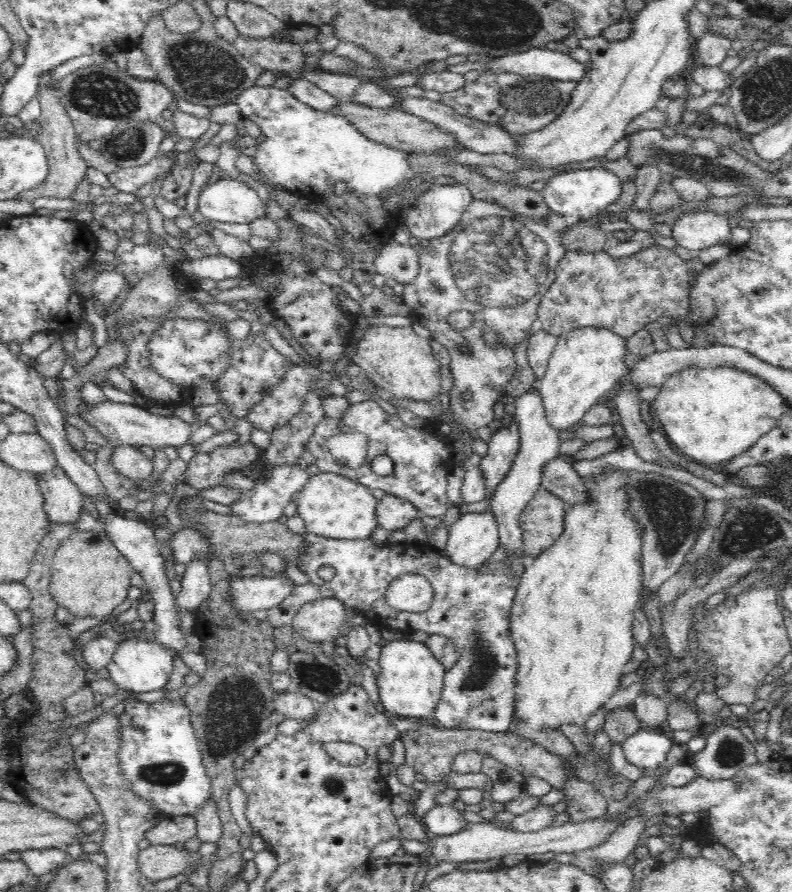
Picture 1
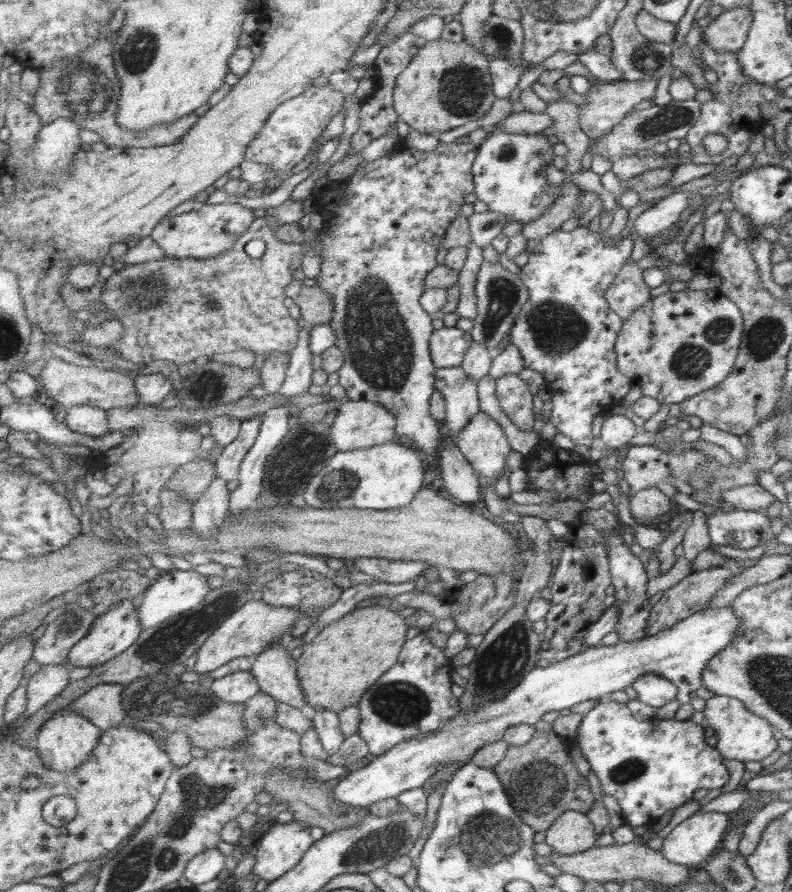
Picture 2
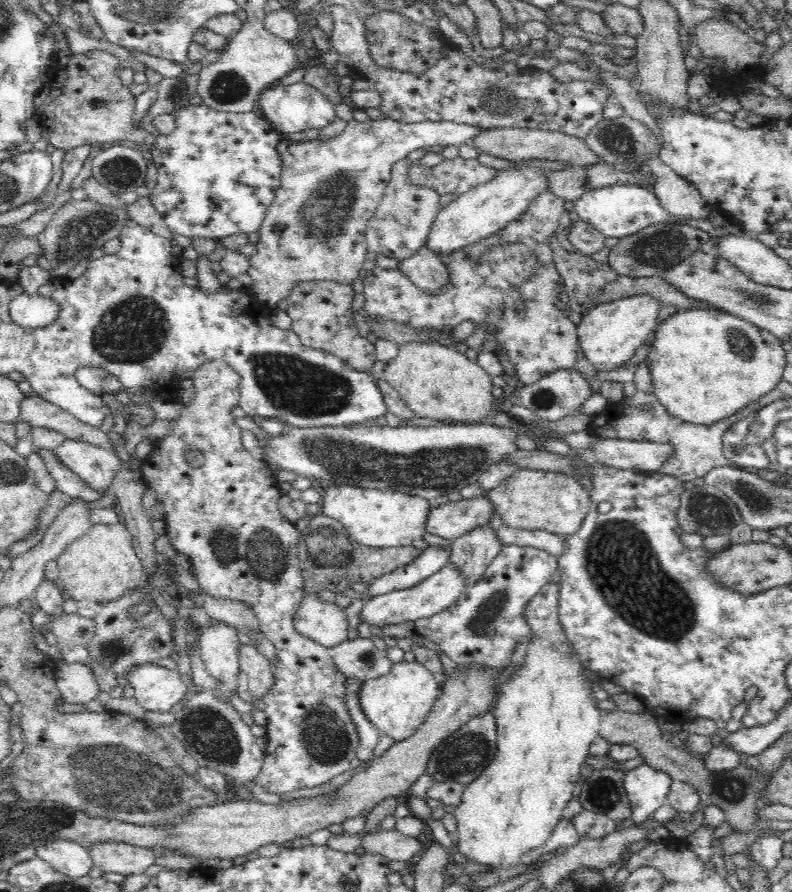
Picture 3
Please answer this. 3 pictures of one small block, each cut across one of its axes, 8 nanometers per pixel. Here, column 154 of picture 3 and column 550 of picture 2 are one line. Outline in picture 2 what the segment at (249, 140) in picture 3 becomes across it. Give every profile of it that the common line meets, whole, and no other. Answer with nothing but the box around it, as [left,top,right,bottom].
[474,127,562,223]

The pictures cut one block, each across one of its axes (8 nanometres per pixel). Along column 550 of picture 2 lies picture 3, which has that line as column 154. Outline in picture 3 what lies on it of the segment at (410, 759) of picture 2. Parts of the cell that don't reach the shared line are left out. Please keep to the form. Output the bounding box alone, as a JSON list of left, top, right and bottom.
[128,663,188,712]

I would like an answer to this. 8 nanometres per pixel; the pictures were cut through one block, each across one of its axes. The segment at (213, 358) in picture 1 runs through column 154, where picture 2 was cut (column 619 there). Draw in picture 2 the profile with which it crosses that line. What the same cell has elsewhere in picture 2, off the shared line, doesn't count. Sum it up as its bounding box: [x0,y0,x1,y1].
[616,289,742,405]

